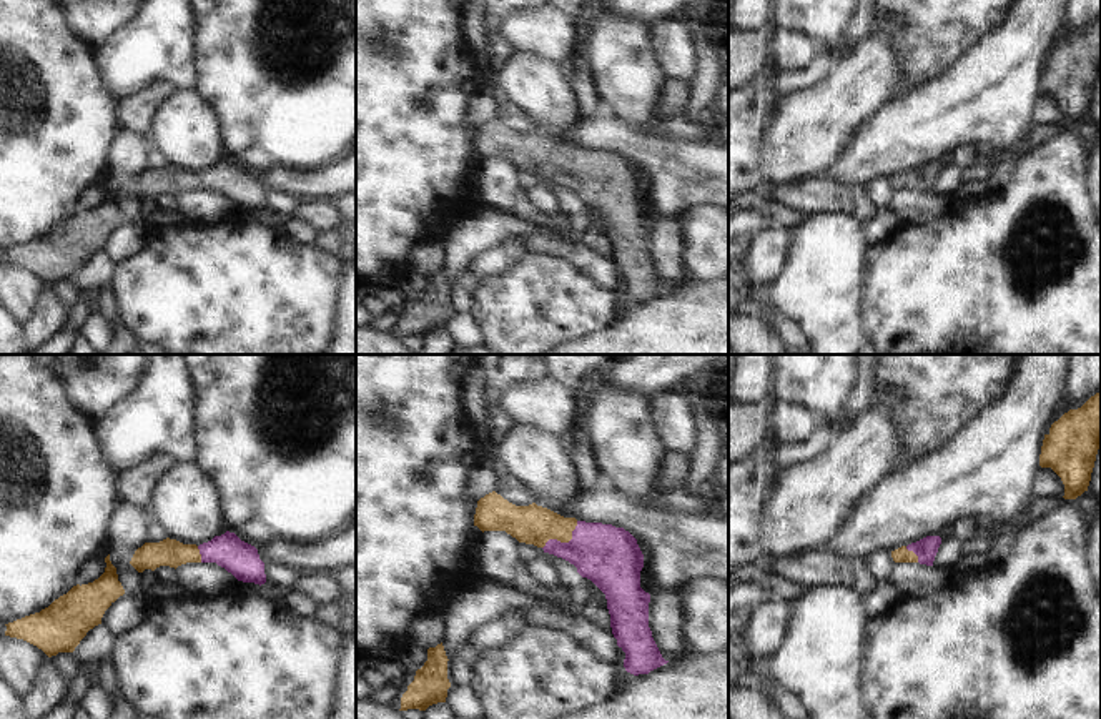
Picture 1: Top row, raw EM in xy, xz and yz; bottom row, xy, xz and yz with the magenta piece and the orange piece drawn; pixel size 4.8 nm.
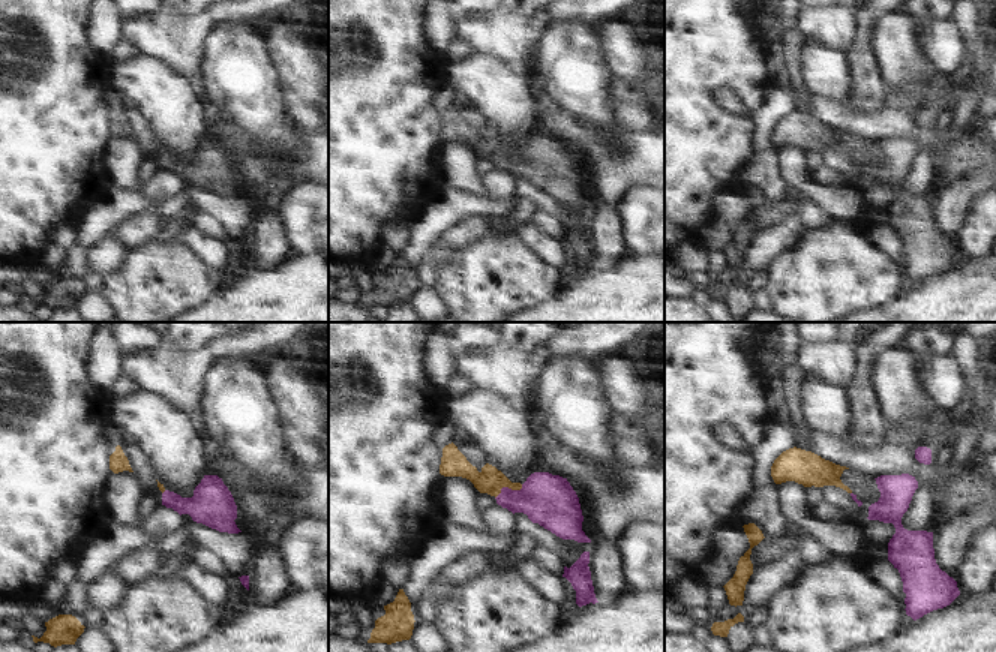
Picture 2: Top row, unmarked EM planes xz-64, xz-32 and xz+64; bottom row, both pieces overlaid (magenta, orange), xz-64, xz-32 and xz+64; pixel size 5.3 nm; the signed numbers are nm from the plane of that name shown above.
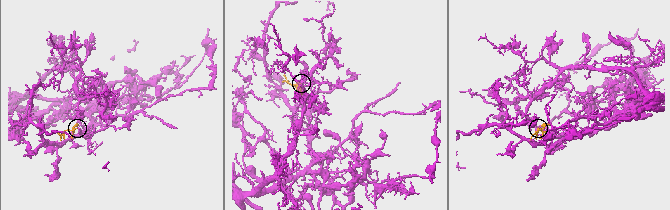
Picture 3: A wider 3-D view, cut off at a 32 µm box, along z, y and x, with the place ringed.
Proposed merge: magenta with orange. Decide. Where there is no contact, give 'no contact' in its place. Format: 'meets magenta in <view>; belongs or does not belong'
meets magenta in xz; belongs

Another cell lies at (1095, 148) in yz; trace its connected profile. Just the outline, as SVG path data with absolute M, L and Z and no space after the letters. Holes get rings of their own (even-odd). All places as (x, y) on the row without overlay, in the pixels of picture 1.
M1094 140L1089 145L1089 188L1091 188L1091 203L1098 210L1098 221L1101 225L1101 140Z

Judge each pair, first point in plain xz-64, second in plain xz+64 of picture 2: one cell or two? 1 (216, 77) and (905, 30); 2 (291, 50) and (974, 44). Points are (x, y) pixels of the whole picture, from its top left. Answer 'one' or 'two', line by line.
1: one
2: two

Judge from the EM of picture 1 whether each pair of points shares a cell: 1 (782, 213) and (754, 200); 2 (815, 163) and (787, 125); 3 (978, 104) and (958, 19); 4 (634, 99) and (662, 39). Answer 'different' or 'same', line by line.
1: same
2: same
3: different
4: different

